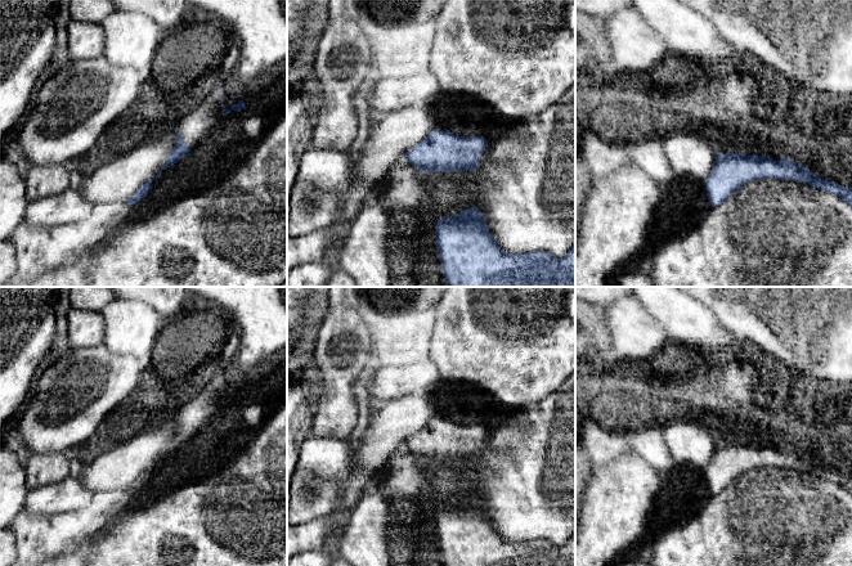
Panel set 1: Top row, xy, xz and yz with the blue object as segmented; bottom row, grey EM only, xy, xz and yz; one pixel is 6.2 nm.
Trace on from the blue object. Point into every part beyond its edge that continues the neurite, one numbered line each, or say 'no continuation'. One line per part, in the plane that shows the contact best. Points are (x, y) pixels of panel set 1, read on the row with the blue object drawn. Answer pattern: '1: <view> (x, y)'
no continuation

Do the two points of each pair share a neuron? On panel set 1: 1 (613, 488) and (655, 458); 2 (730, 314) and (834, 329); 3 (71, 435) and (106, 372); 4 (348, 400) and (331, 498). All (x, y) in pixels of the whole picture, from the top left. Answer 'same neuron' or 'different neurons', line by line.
1: different neurons
2: same neuron
3: same neuron
4: different neurons

